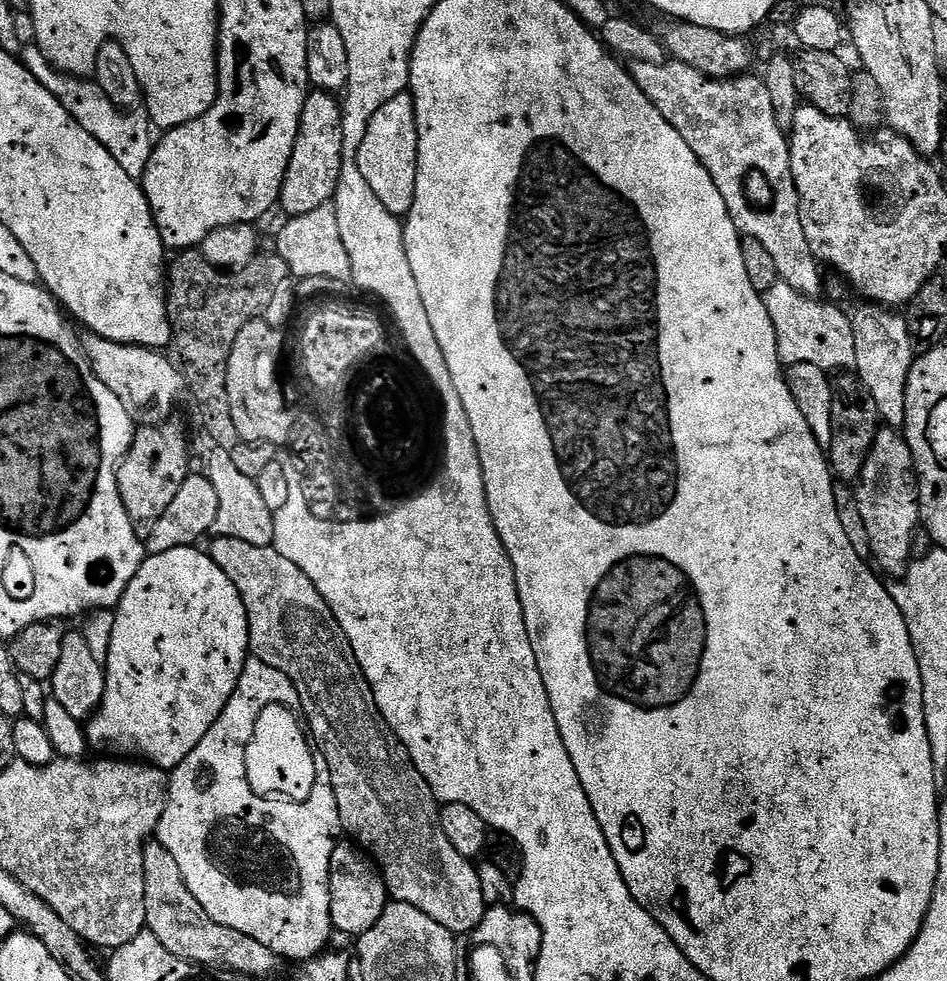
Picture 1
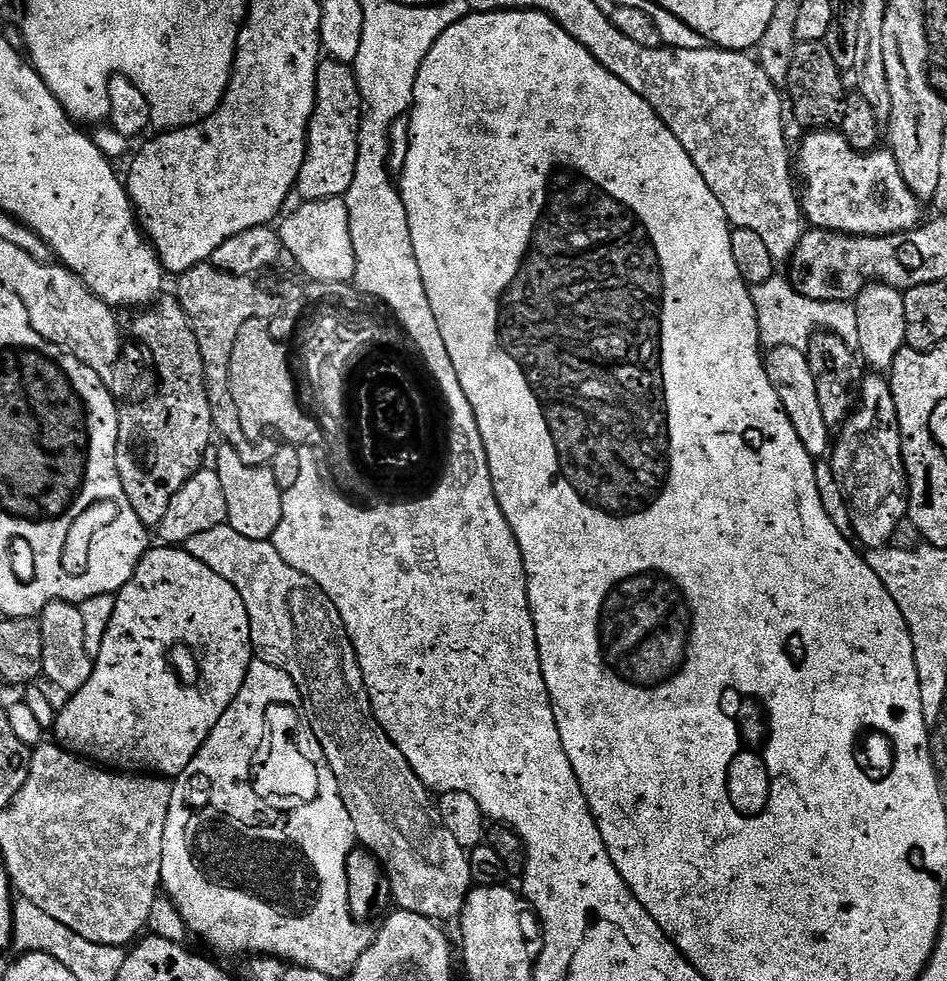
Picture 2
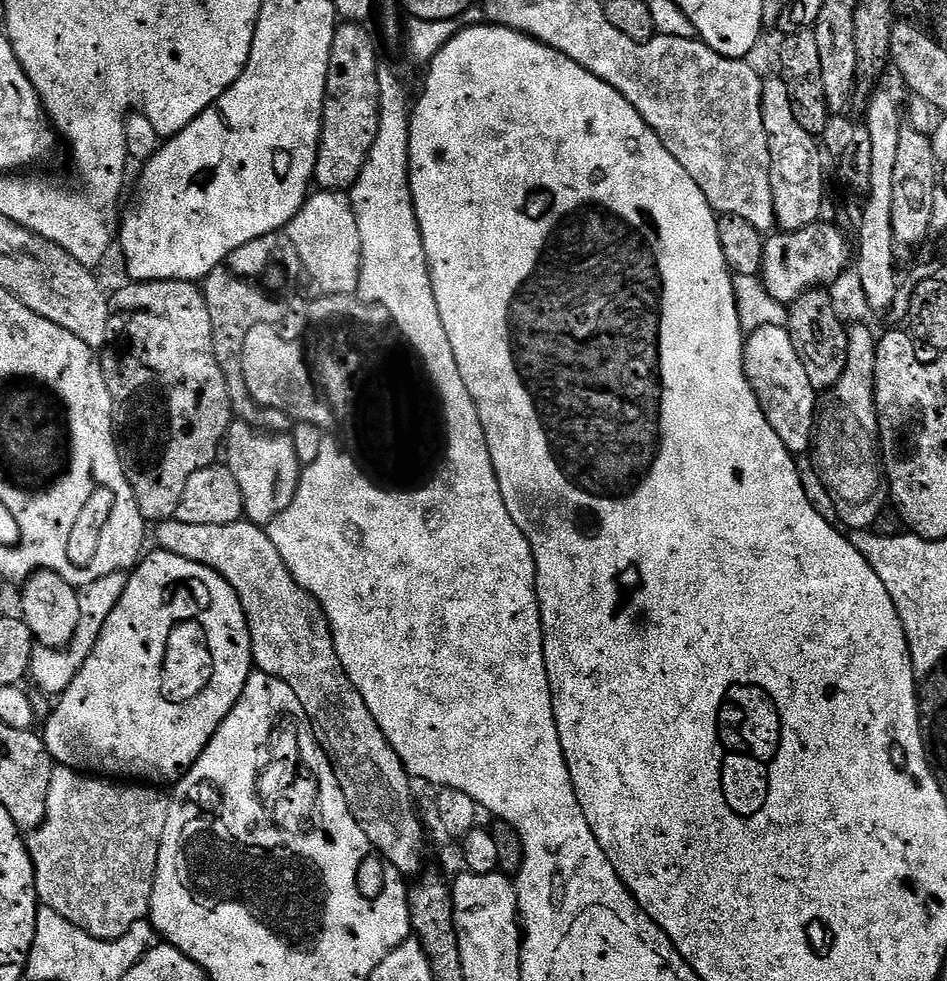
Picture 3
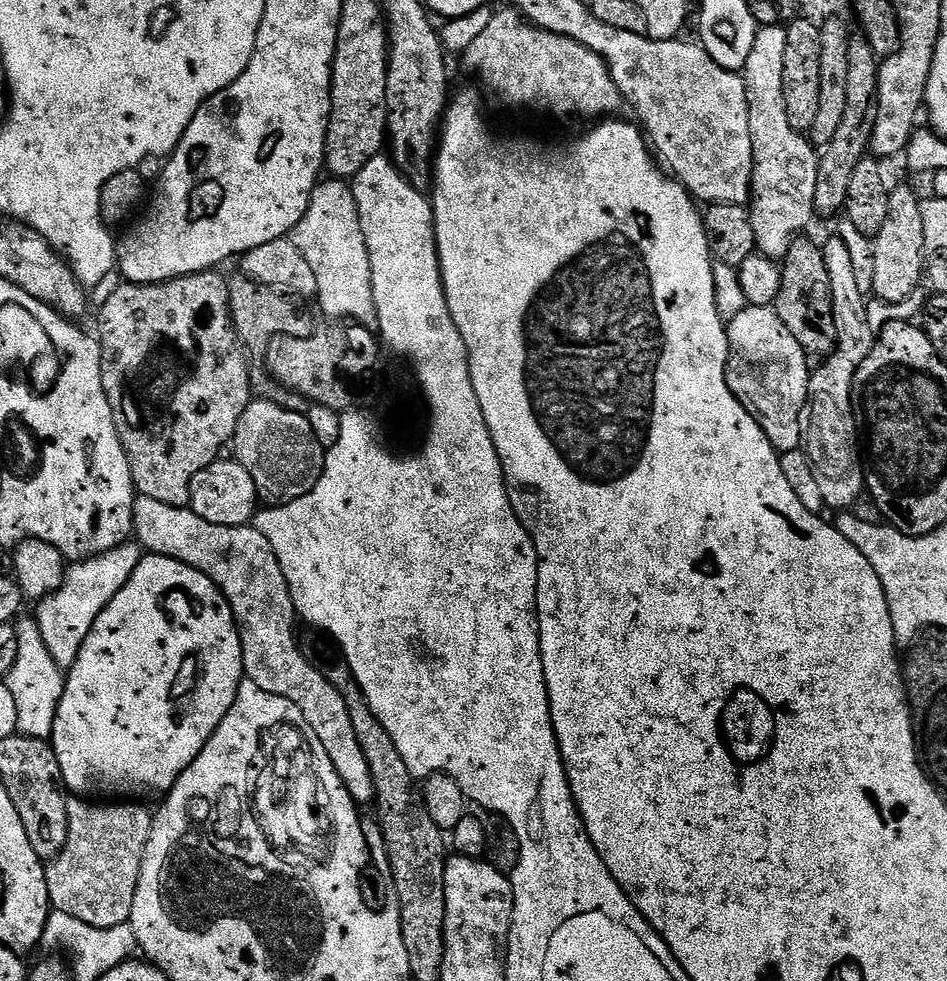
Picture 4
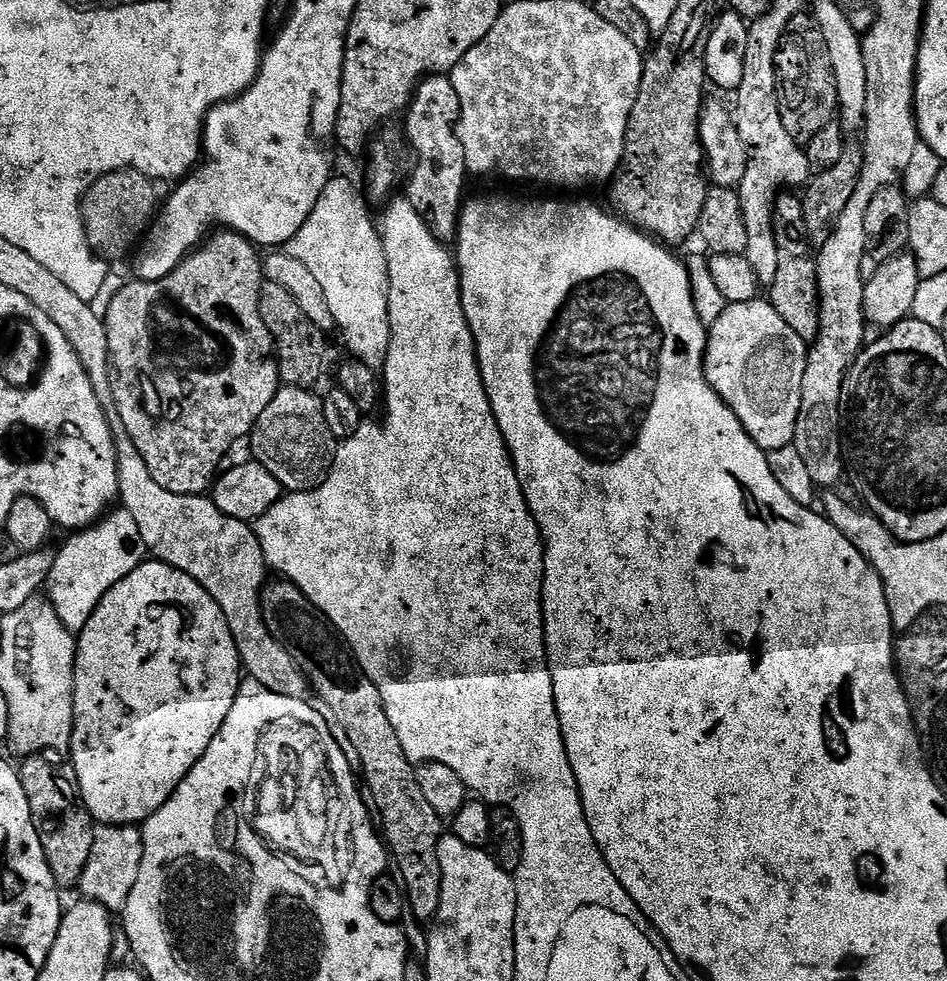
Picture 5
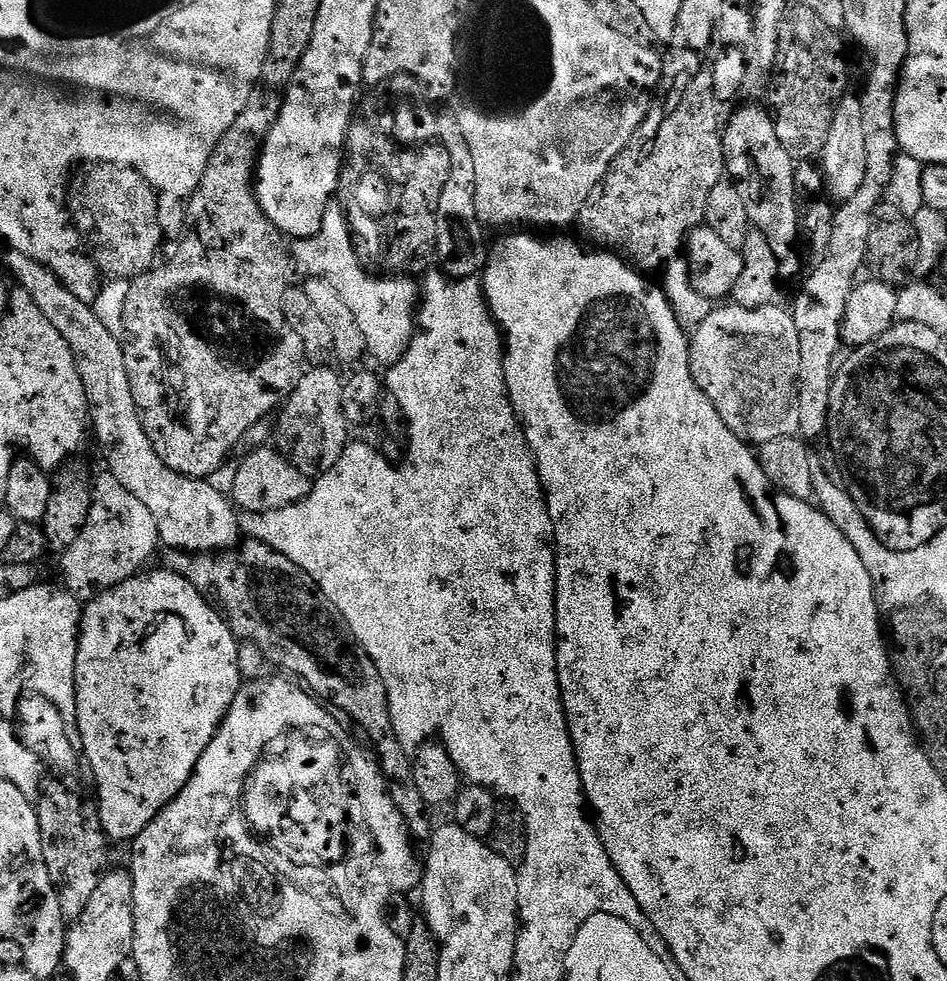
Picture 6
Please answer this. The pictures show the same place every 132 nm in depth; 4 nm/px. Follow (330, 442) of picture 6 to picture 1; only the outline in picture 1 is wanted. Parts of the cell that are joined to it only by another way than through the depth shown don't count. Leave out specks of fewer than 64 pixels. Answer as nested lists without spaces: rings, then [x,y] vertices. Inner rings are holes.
[[[213,447],[211,451],[208,456],[206,475],[210,486],[214,486],[218,494],[218,518],[214,518],[211,535],[239,538],[242,542],[250,542],[250,546],[273,547],[276,517],[266,506],[255,479],[242,474],[242,470],[238,470],[238,466],[230,462],[230,454],[226,454],[226,450]]]

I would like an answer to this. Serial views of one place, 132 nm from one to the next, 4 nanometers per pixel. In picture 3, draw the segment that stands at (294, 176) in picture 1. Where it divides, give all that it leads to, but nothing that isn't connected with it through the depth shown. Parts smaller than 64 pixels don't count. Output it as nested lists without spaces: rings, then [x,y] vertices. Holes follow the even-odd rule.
[[[344,22],[334,34],[334,46],[330,46],[330,66],[326,78],[326,102],[324,103],[324,127],[320,129],[320,153],[316,159],[314,184],[325,192],[344,192],[351,189],[366,166],[374,138],[378,138],[380,121],[380,87],[378,74],[382,67],[376,61],[376,40],[360,22]]]

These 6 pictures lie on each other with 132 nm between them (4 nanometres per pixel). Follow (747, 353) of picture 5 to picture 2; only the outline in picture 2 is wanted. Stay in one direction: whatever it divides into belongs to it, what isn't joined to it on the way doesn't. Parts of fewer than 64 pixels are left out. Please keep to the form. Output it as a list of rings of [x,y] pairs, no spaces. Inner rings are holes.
[[[778,346],[767,349],[764,356],[764,369],[770,378],[770,386],[778,390],[778,398],[802,438],[802,446],[813,458],[824,458],[830,452],[830,429],[826,418],[822,418],[822,402],[818,402],[818,390],[814,386],[814,374],[810,374],[810,362],[805,349],[794,346]]]

